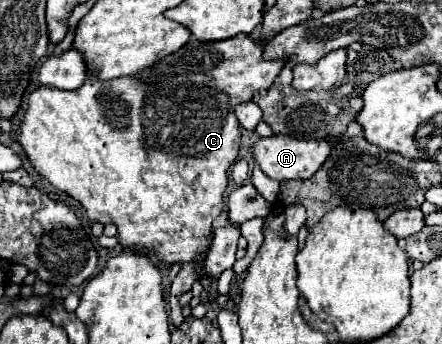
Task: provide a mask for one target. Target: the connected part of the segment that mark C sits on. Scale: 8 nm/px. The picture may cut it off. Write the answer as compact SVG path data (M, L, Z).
M236 35L232 39L224 41L214 41L214 43L202 43L198 39L190 39L182 47L182 57L180 51L154 63L152 67L146 67L146 71L138 71L128 77L118 77L114 81L102 81L98 85L98 79L86 79L84 85L76 91L60 91L52 87L38 87L30 93L28 97L28 109L24 113L24 119L16 131L16 139L26 151L32 167L46 177L54 187L60 191L68 193L76 201L82 203L86 209L88 217L92 221L100 223L114 223L118 227L118 239L122 245L142 245L150 249L154 255L158 255L164 263L174 265L174 263L192 263L194 259L202 261L208 245L212 241L212 221L222 213L224 207L224 191L228 187L228 167L236 161L238 149L240 149L240 123L234 115L234 107L244 101L252 101L254 93L260 89L268 89L274 79L278 77L280 69L284 67L284 61L264 61L262 59L262 43L252 39L250 35Z

